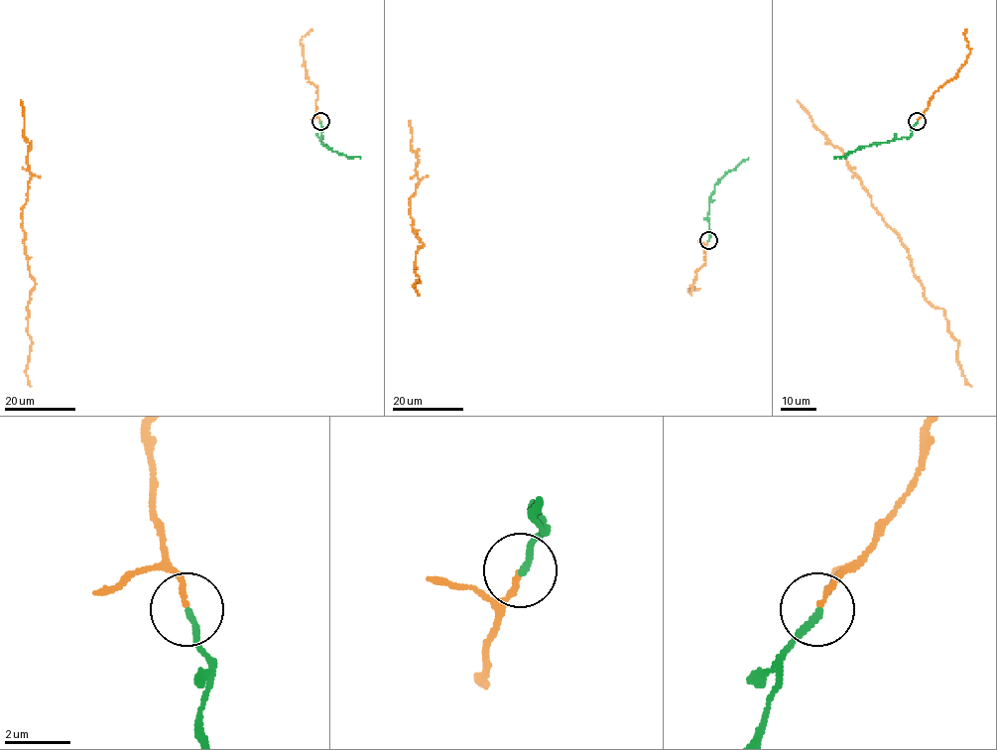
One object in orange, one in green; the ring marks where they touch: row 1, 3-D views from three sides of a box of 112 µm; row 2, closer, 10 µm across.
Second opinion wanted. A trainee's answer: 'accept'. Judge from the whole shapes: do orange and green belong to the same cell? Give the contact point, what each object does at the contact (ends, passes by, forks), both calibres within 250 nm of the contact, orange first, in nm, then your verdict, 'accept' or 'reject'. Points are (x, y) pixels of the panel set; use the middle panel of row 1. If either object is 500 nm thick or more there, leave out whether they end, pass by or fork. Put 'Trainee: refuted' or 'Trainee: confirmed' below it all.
at (708, 240); orange ends there; green ends there; 160 nm thick on the orange side, 200 nm on the other; reject
Trainee: refuted

